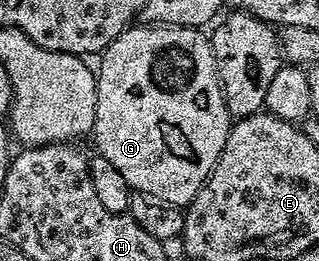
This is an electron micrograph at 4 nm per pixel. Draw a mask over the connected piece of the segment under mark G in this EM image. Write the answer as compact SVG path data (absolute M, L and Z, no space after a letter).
M142 24L137 28L131 28L126 33L121 34L106 51L101 59L101 62L103 61L102 71L99 69L96 74L98 79L98 111L96 112L92 141L98 145L98 150L102 153L99 155L109 166L116 168L116 172L120 172L120 176L124 176L124 180L128 180L131 191L148 192L152 196L160 196L160 200L168 200L168 204L176 204L183 208L189 207L194 197L200 193L210 179L210 175L214 173L232 129L230 110L226 106L226 95L222 93L222 82L218 78L218 65L214 59L214 47L211 39L207 35L205 38L202 34L205 33L201 29L183 28L181 26Z

